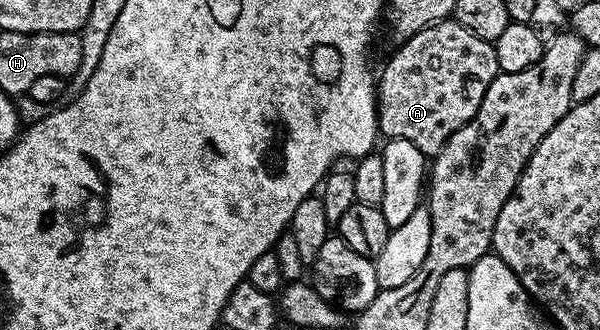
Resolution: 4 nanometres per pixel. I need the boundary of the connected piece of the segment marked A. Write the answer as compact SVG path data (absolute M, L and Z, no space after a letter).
M448 17L415 33L396 50L386 61L385 68L382 71L380 68L376 80L377 130L386 140L411 141L426 157L436 157L446 141L475 117L491 81L499 73L496 46Z

